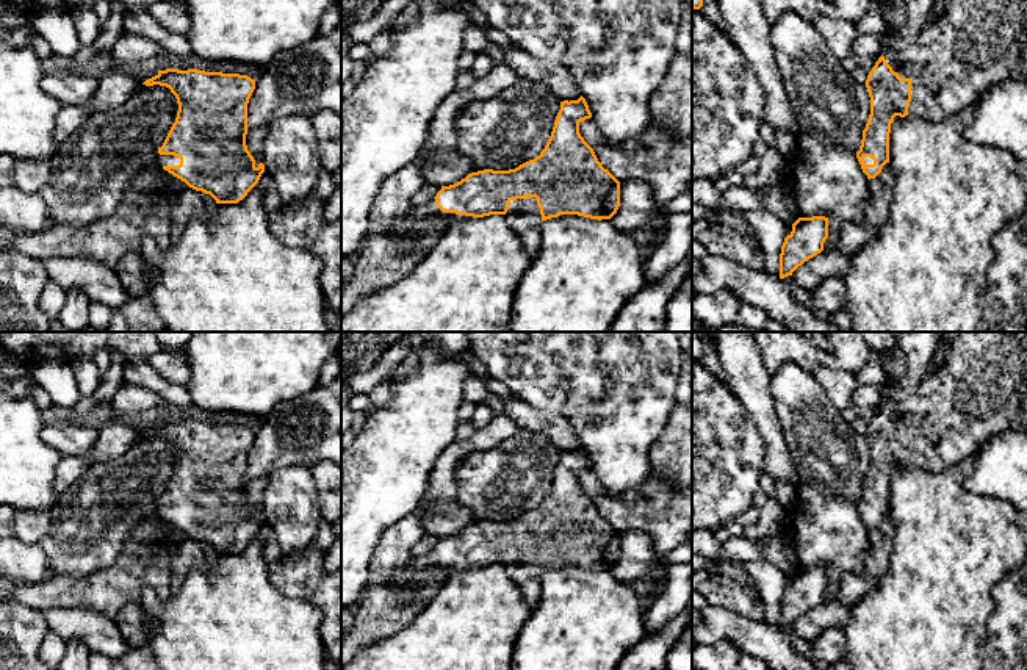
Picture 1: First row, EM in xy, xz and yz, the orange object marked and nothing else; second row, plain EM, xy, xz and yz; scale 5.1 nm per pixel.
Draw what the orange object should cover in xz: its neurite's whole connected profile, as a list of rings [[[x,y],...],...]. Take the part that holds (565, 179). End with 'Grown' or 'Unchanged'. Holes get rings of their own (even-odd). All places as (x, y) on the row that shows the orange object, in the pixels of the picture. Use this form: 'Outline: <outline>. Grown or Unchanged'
Outline: [[[586,99],[560,102],[551,136],[539,157],[509,171],[484,169],[468,174],[460,182],[441,186],[426,205],[412,207],[396,221],[390,233],[396,241],[409,236],[415,222],[434,218],[448,218],[449,213],[484,218],[504,214],[509,225],[520,236],[521,246],[534,260],[542,243],[542,222],[560,214],[578,214],[590,219],[611,219],[620,207],[620,182],[601,166],[593,149],[579,133],[579,122],[590,119]]]. Grown

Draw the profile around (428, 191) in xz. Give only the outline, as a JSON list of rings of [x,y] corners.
[[[424,185],[418,193],[412,197],[412,207],[421,207],[429,204],[437,193],[441,189],[438,185]]]

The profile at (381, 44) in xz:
[[[382,31],[371,42],[368,42],[374,58],[387,56],[393,47],[393,31]]]

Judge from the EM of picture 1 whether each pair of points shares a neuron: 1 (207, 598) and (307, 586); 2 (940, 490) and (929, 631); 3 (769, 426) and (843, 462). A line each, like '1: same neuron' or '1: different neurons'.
1: different neurons
2: same neuron
3: different neurons

